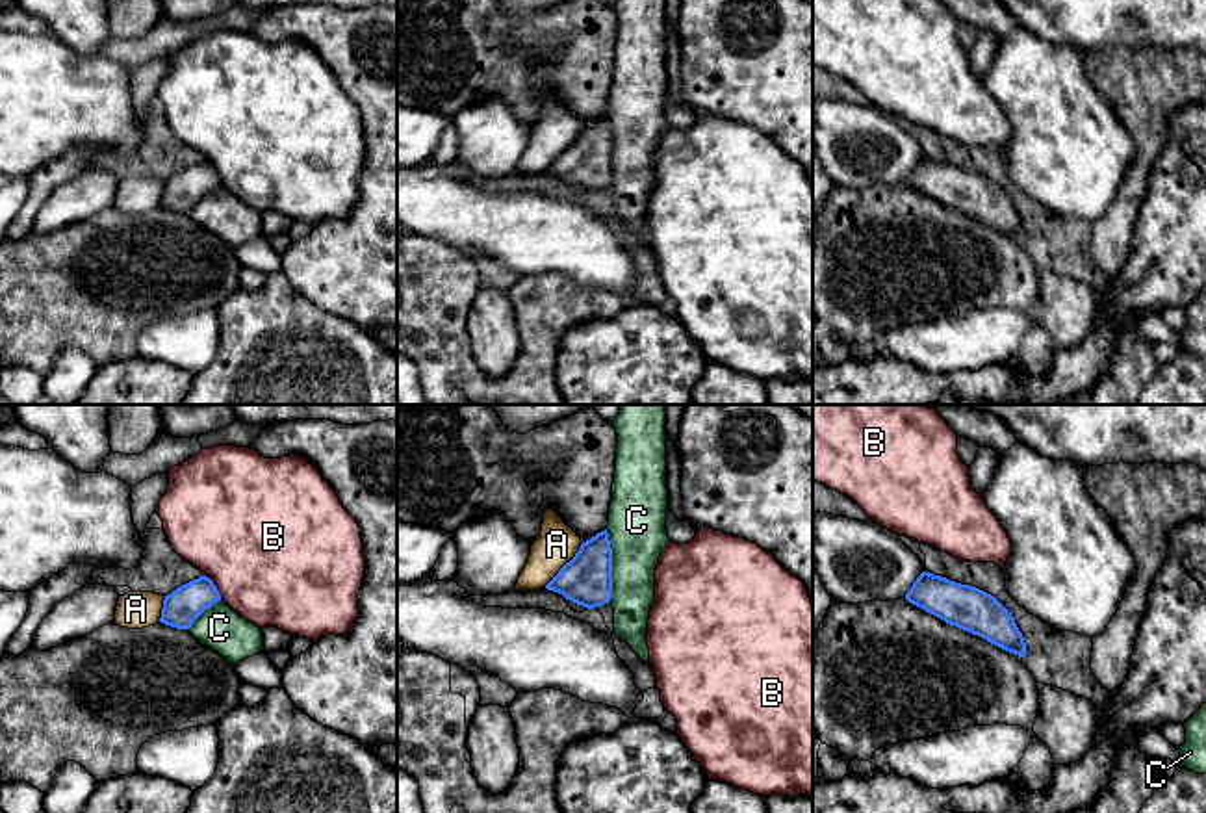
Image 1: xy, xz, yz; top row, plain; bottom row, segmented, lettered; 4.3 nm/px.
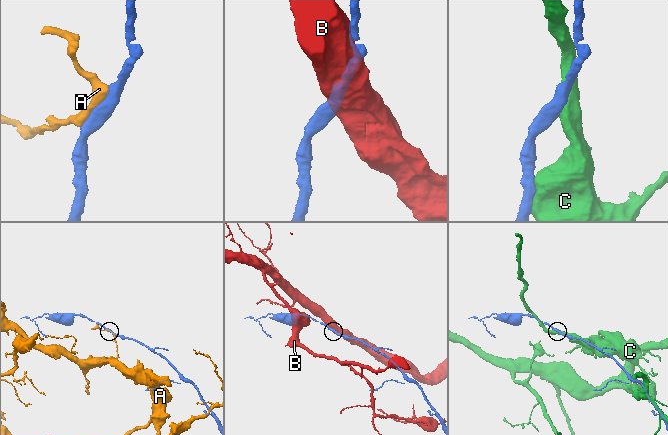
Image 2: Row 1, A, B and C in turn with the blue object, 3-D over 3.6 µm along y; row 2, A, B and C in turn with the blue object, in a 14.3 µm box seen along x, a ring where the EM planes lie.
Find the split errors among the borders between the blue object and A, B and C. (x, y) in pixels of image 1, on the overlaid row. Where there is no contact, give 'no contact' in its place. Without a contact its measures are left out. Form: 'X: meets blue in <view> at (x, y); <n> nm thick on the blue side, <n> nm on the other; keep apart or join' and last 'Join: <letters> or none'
A: meets blue in xz at (564, 565); 220 nm thick on the blue side, 180 nm on the other; keep apart
B: meets blue in xy at (214, 585); 160 nm thick on the blue side, 500 nm on the other; keep apart
C: meets blue in xz at (611, 565); 220 nm thick on the blue side, 260 nm on the other; keep apart
Join: none

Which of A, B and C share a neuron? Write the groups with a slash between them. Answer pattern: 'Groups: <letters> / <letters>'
Groups: A / B / C

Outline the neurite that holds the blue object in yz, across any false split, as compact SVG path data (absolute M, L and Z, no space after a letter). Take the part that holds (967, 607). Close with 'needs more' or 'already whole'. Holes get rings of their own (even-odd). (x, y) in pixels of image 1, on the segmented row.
M922 572L905 600L1009 653L1026 655L1024 637L1011 613L994 596L976 587Z | already whole

